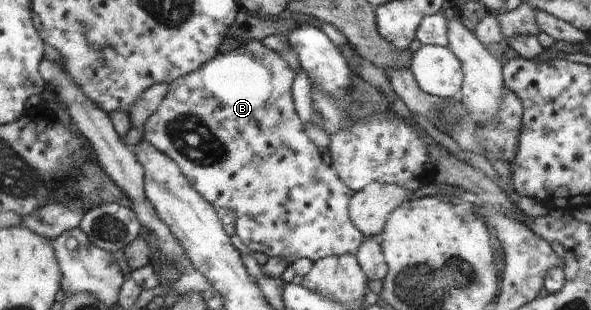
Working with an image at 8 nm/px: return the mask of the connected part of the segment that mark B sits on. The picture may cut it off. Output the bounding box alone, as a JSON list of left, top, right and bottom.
[143,41,365,265]

